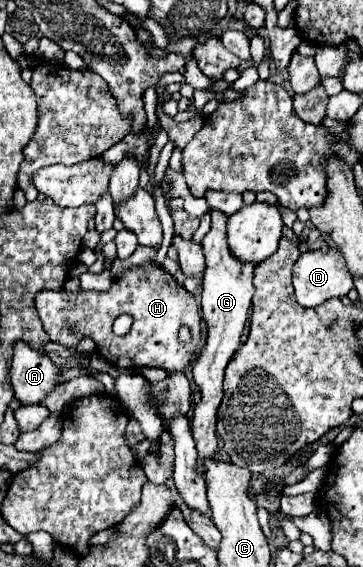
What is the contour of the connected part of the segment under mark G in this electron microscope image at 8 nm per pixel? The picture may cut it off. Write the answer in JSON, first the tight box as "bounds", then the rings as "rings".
{"bounds":[193,210,255,468],"rings":[[[211,210],[211,230],[203,238],[203,254],[207,260],[207,268],[203,274],[203,294],[201,294],[201,310],[203,318],[207,322],[207,344],[203,346],[199,358],[193,364],[193,378],[195,384],[201,390],[201,402],[193,410],[193,438],[197,442],[197,454],[199,454],[199,468],[203,466],[203,458],[211,458],[217,448],[217,438],[215,438],[215,422],[217,422],[217,408],[223,398],[223,374],[233,358],[235,350],[239,348],[239,338],[243,334],[245,322],[249,318],[249,308],[253,300],[253,272],[255,264],[245,264],[243,260],[237,260],[237,256],[231,256],[229,244],[225,240],[225,228],[229,216],[221,210]]]}

